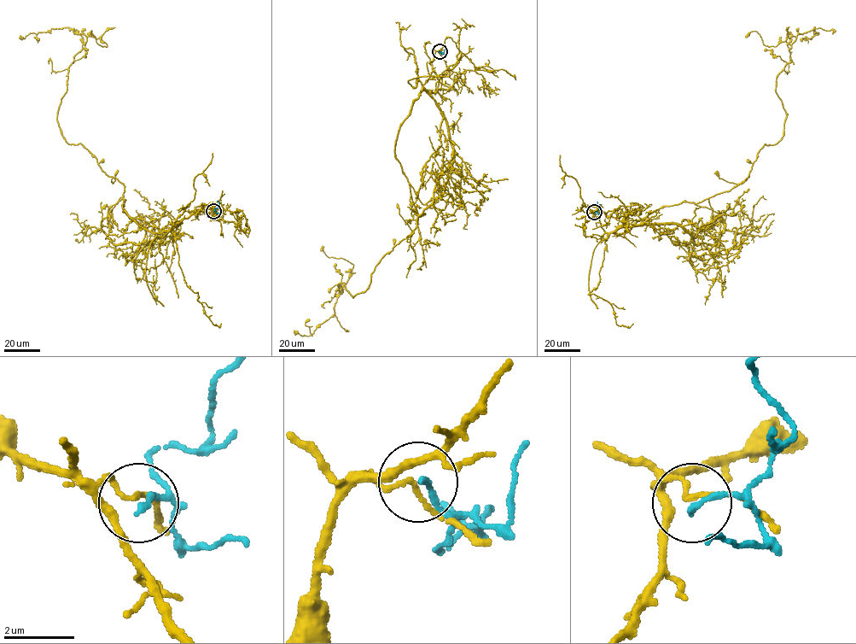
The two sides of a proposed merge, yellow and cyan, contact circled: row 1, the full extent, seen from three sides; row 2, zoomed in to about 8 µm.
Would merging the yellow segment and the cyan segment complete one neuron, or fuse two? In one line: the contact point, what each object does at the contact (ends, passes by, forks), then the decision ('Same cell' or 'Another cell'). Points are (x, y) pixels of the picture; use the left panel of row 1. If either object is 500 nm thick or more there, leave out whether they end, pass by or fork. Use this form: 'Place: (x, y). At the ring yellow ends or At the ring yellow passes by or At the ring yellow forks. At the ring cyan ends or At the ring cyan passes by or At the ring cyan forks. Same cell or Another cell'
Place: (213, 211). At the ring yellow passes by. At the ring cyan ends. Another cell

